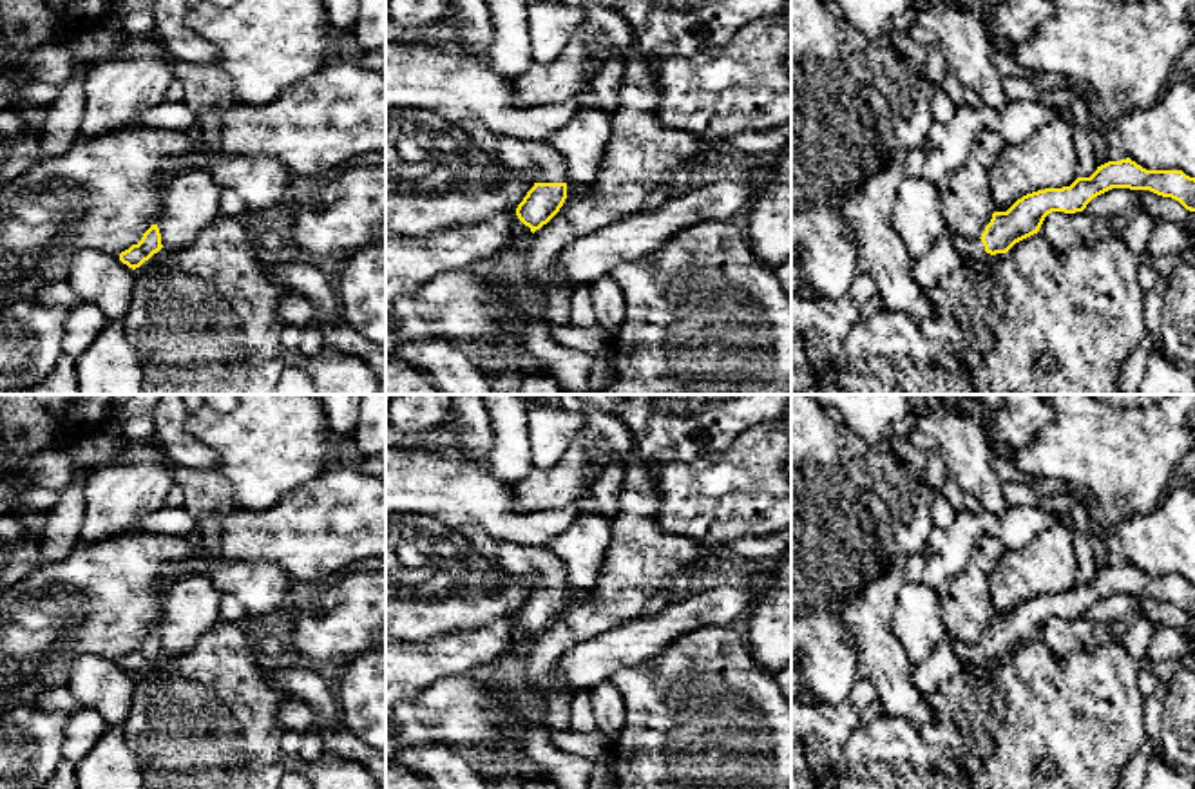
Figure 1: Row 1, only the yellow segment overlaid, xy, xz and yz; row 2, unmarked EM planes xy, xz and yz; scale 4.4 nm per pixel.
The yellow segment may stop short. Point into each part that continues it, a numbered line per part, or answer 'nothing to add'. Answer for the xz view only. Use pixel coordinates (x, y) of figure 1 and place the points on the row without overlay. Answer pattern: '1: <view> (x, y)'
1: xz (535, 565)

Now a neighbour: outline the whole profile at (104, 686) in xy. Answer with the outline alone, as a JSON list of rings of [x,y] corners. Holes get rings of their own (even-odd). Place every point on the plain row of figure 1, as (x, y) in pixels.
[[[83,653],[71,664],[67,688],[81,708],[96,711],[109,726],[123,726],[130,711],[136,677],[118,661]]]

